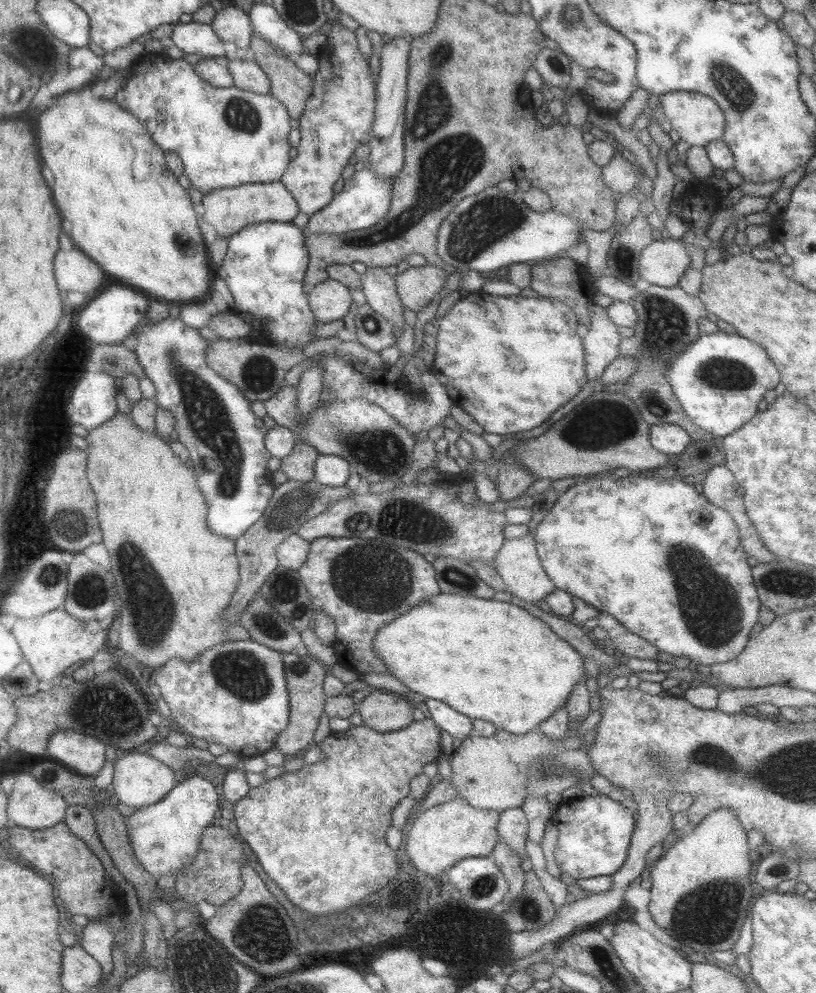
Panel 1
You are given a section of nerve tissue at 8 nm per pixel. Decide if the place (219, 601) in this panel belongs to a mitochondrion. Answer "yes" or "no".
no

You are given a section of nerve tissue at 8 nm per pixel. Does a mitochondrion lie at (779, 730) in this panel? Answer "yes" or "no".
no

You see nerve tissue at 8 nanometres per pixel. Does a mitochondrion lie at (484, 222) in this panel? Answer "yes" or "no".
yes

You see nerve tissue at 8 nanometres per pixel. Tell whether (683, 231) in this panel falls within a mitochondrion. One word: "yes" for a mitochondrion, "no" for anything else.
no

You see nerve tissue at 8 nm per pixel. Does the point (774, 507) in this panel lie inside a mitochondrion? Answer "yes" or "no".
no

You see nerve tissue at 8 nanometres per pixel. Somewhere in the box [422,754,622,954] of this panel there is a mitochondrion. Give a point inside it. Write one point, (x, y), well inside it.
(565, 772)

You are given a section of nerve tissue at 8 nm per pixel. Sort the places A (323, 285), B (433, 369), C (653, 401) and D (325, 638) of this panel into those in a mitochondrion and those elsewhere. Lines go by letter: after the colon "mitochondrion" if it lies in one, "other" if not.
A: other
B: other
C: mitochondrion
D: other

